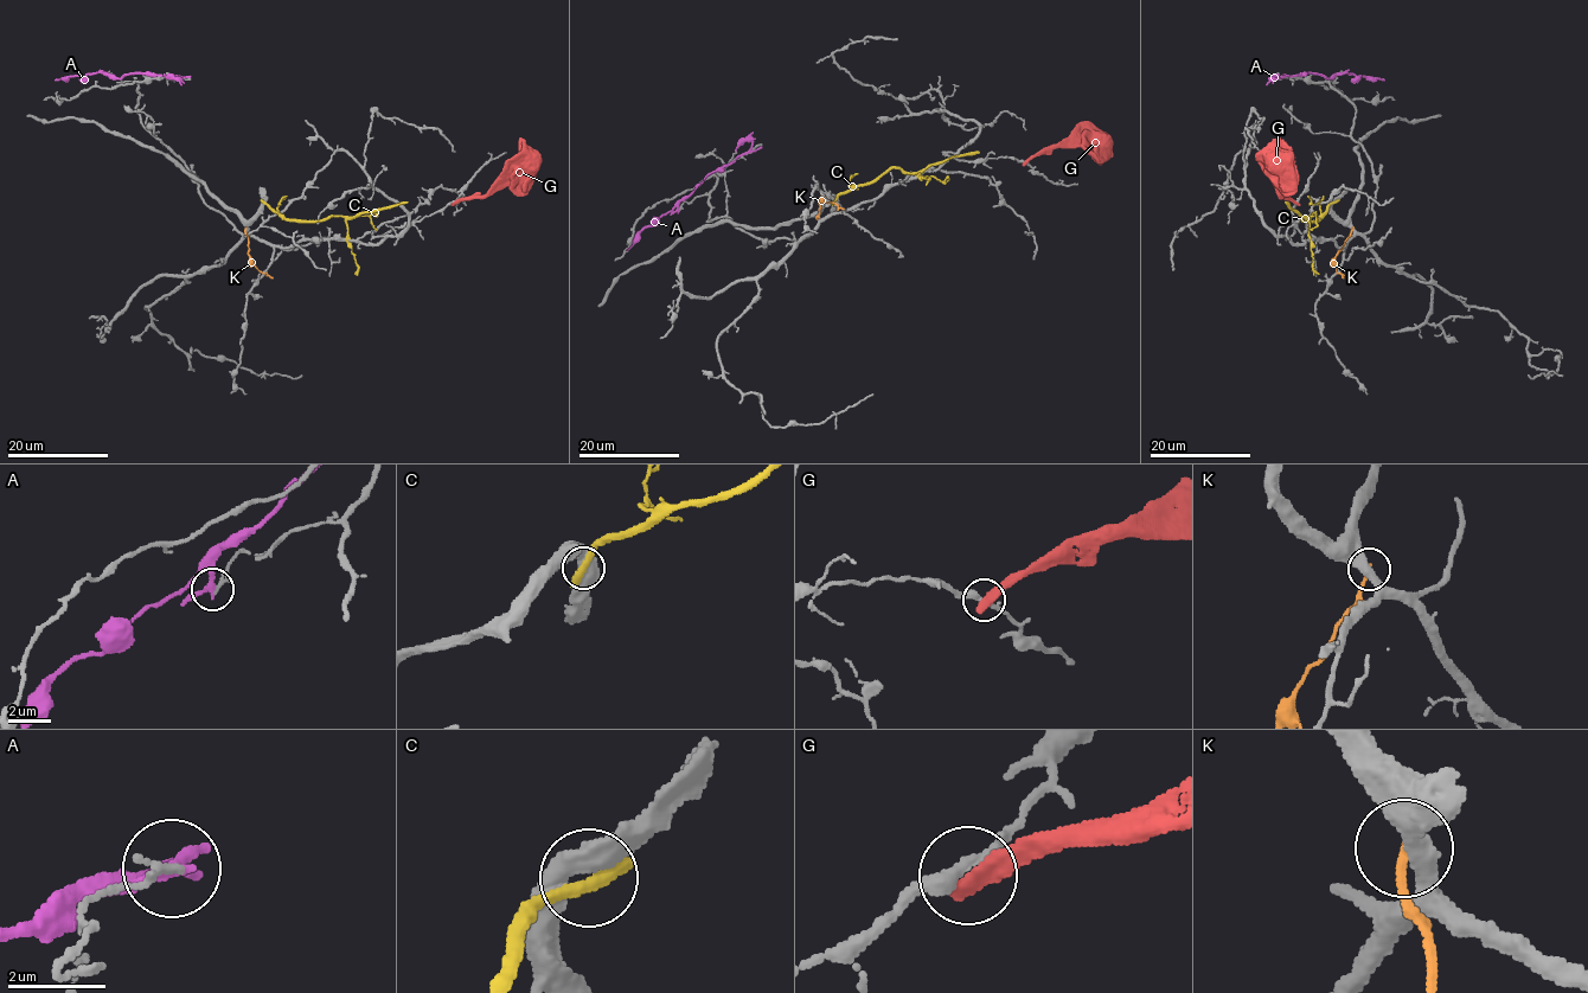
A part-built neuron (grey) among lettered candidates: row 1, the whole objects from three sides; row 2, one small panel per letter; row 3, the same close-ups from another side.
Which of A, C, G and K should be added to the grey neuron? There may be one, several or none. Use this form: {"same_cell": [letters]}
{"same_cell": []}

